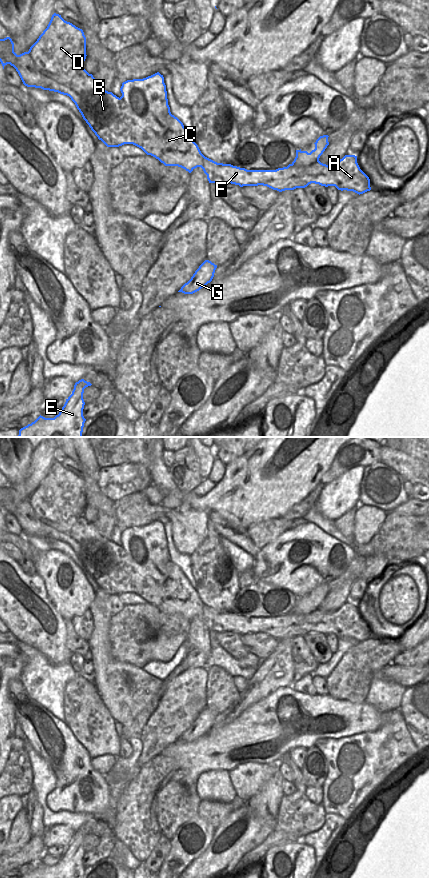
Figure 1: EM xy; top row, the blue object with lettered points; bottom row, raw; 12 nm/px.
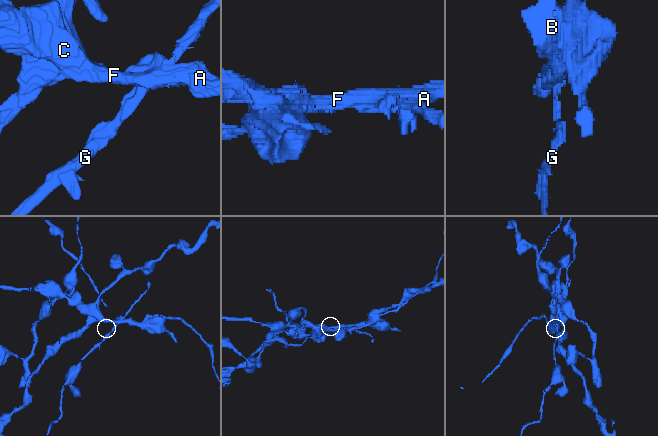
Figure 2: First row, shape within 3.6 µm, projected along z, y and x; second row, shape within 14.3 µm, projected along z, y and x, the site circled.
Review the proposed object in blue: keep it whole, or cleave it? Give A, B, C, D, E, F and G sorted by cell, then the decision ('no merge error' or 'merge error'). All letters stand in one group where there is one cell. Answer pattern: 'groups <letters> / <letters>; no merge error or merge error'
groups A B C D F / E G; merge error

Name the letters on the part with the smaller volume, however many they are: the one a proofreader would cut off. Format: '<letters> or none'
E, G

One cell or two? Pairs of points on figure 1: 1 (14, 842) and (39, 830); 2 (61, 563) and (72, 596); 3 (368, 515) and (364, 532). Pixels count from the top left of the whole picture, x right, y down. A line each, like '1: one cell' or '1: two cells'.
1: two cells
2: one cell
3: one cell

